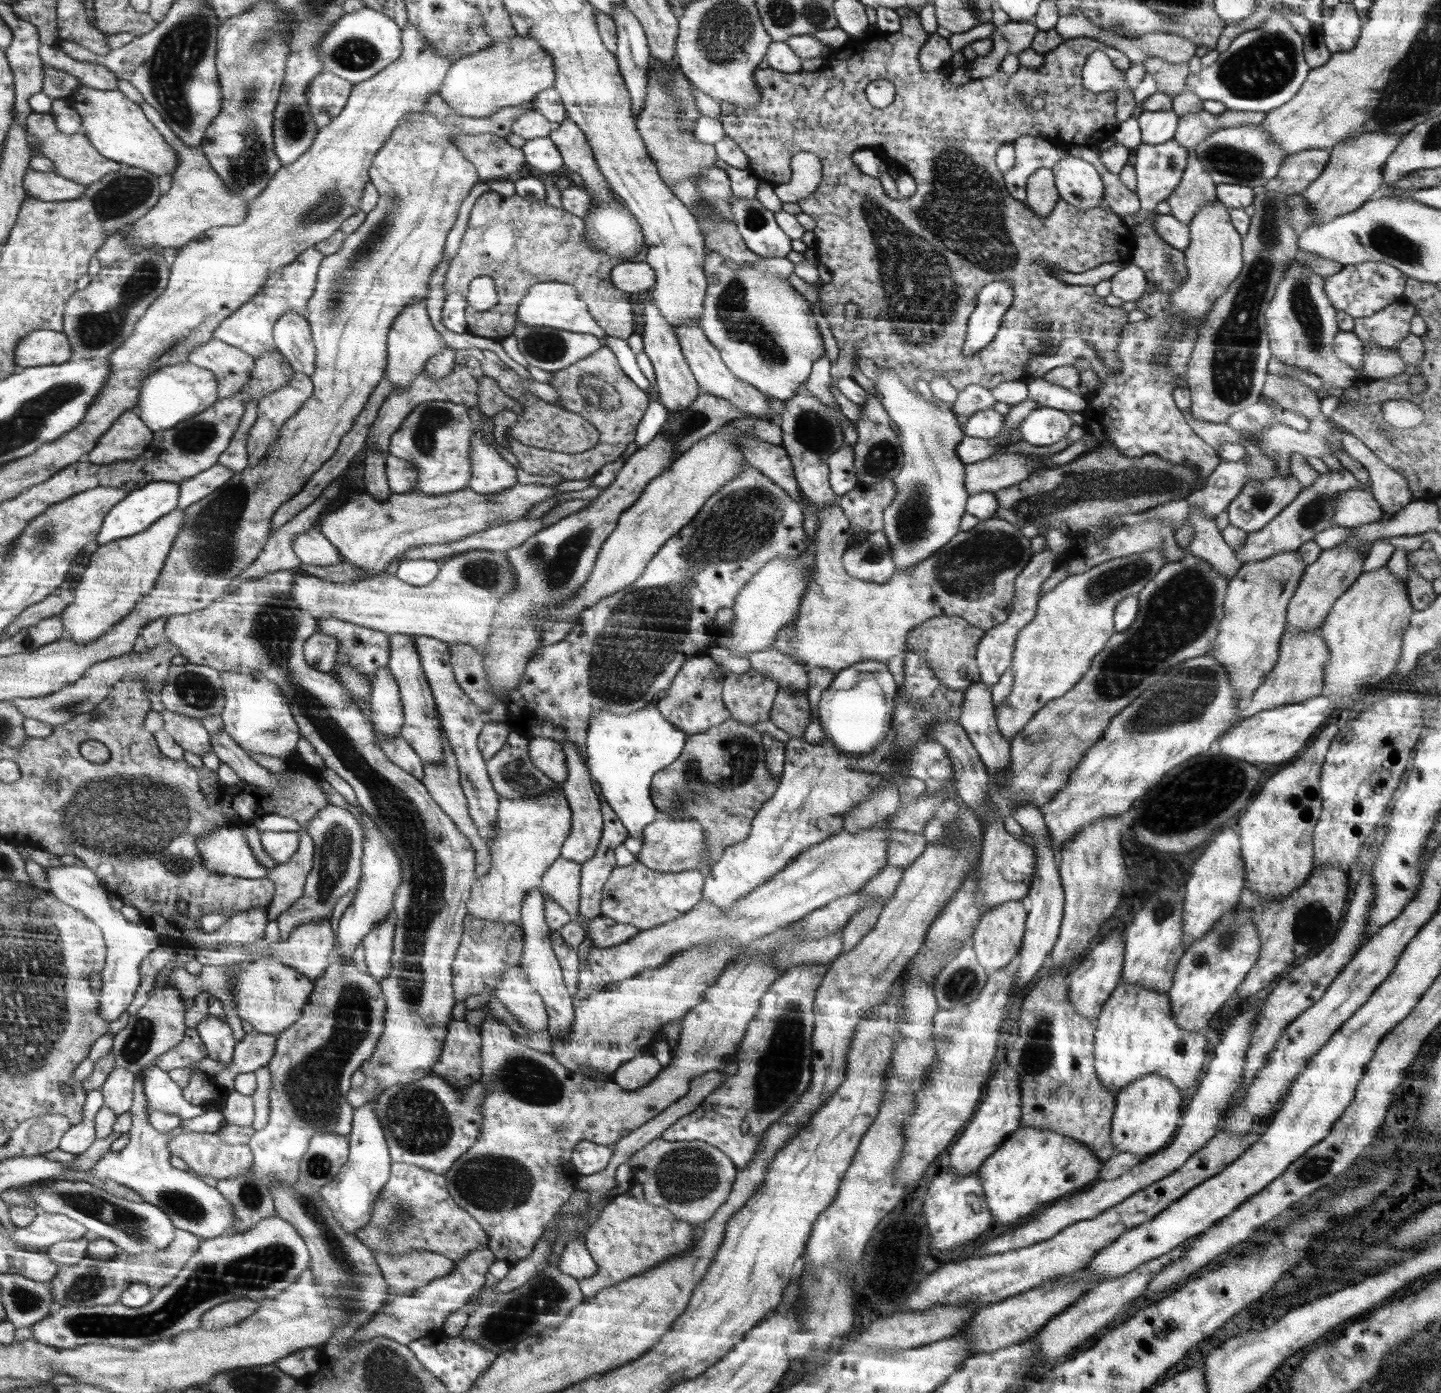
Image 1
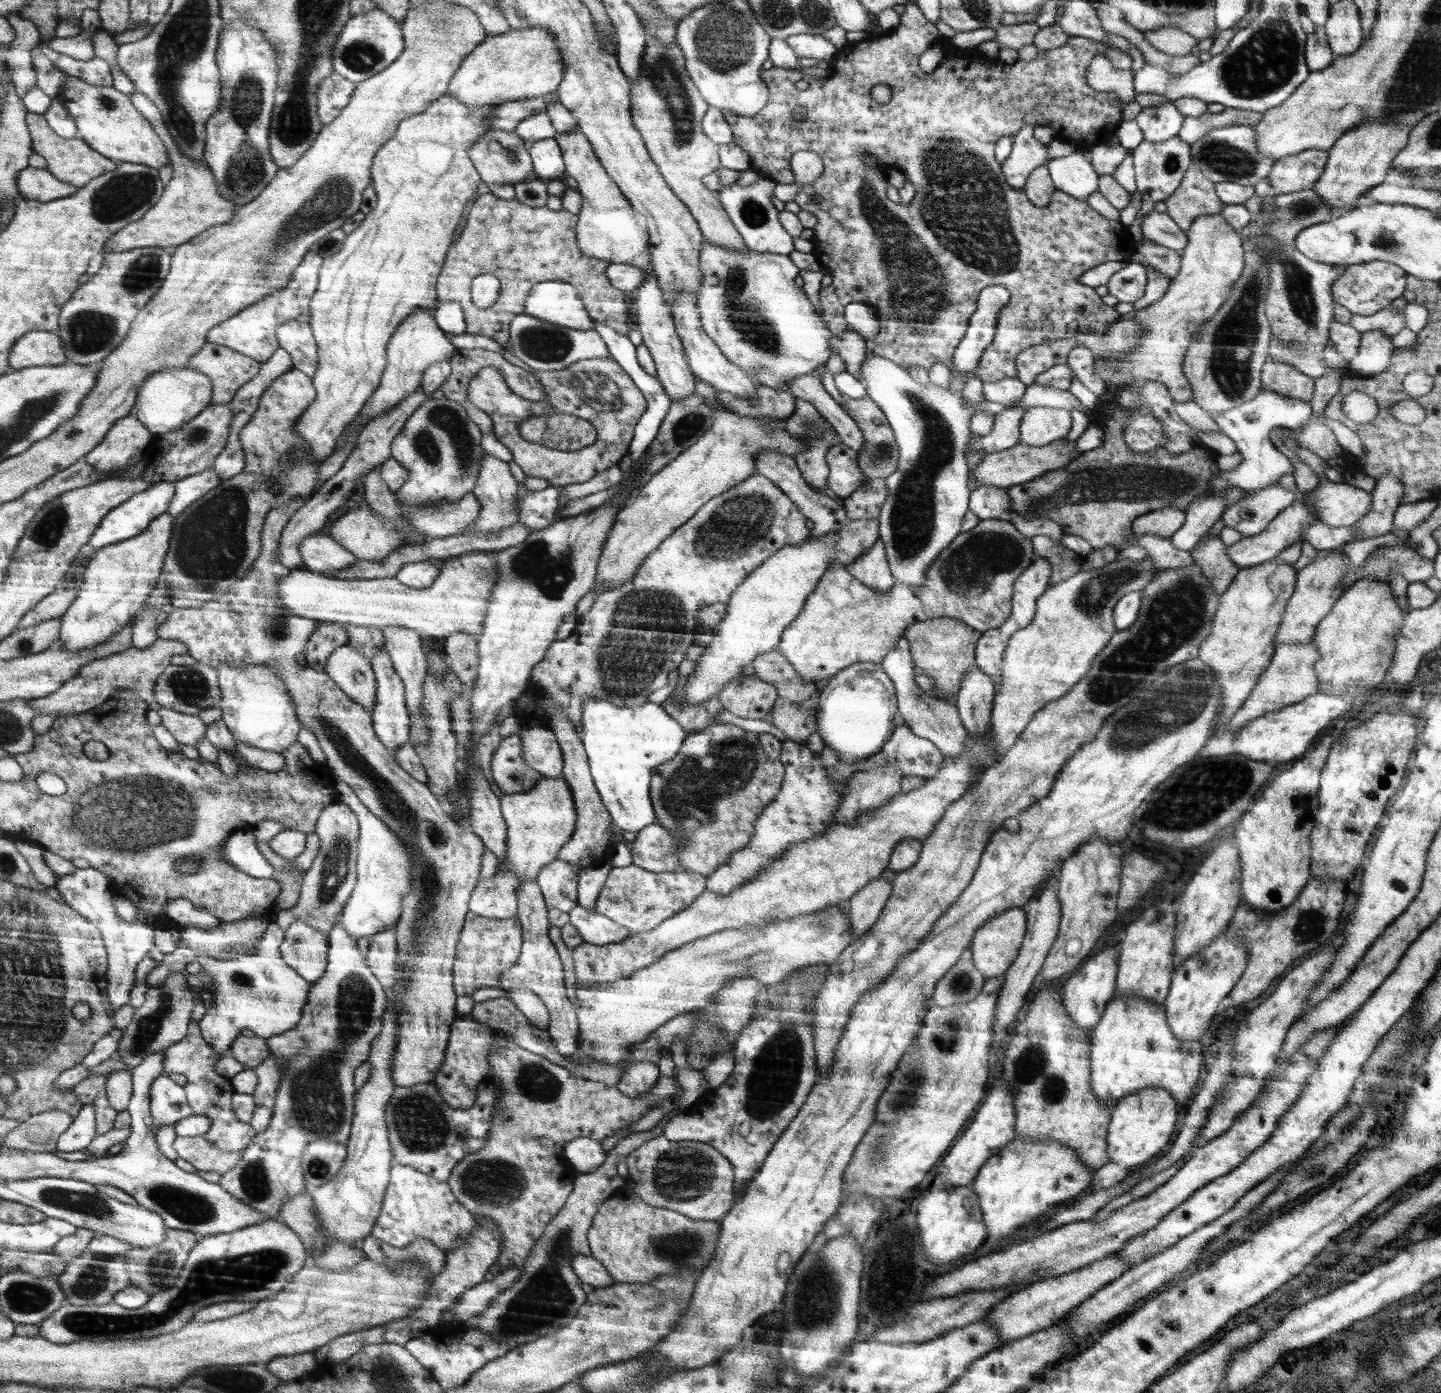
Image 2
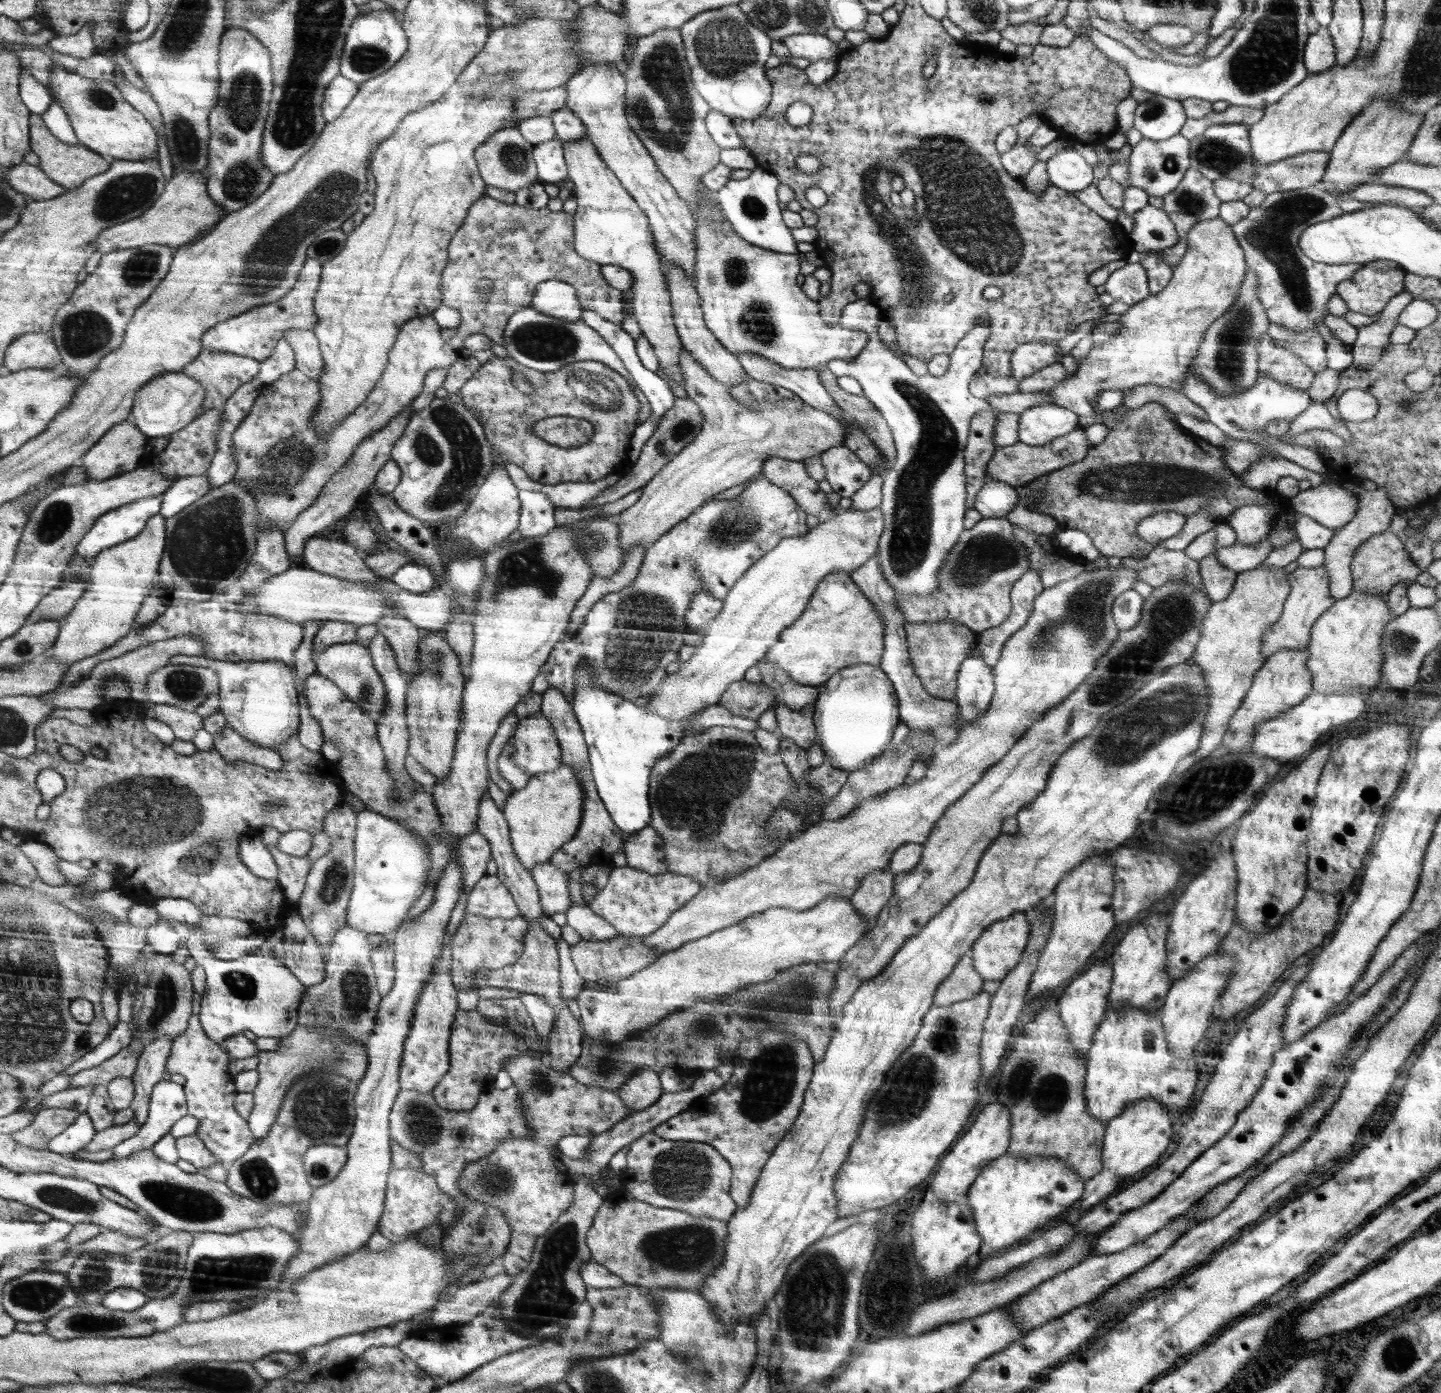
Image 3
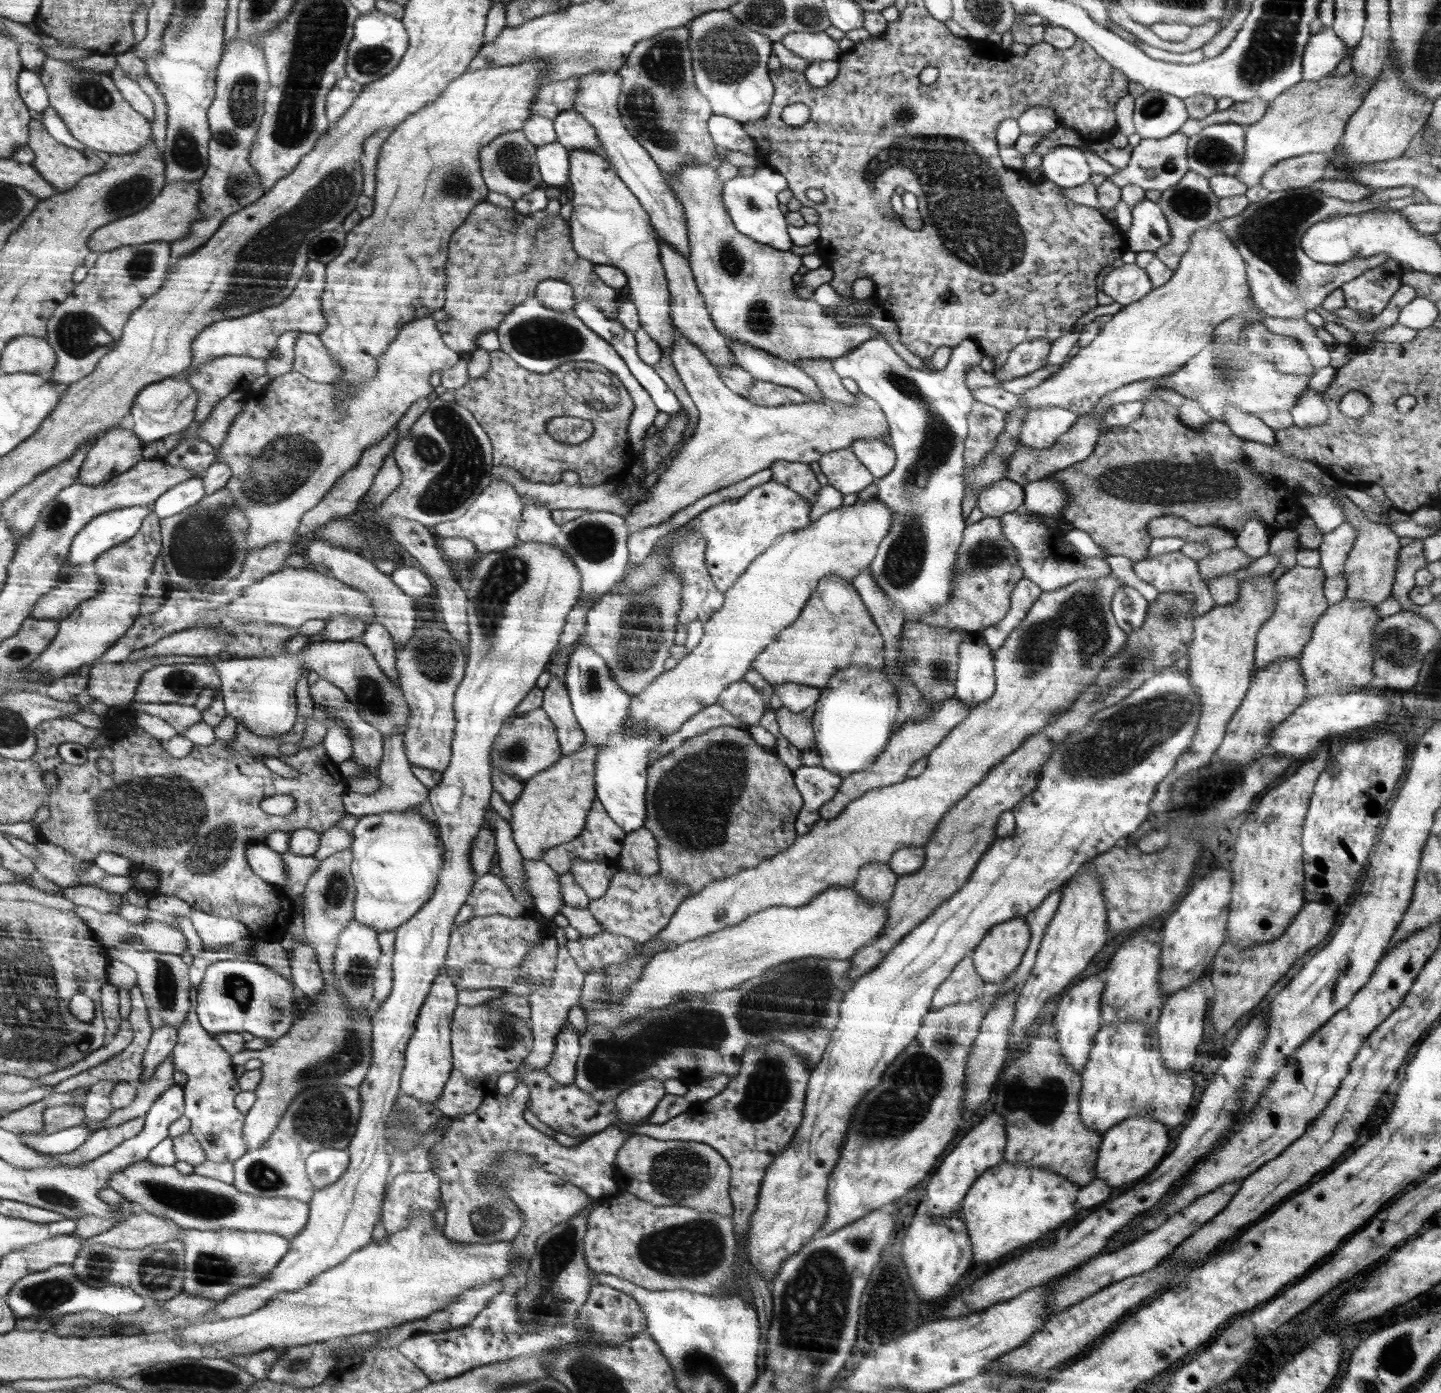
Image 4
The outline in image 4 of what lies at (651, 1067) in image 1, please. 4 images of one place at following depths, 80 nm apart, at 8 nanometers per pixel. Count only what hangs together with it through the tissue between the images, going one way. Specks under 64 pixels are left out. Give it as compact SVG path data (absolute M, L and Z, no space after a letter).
M646 1079L628 1087L614 1100L618 1108L618 1123L636 1123L650 1116L665 1094L663 1082L658 1079Z

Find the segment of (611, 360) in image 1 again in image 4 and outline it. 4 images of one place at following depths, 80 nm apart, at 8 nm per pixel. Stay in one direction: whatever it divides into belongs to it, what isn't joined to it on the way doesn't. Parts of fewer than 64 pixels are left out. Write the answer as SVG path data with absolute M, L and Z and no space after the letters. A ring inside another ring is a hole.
M502 350L490 352L490 368L476 380L470 380L454 392L454 402L469 410L482 430L489 436L493 448L493 466L515 468L532 482L558 484L562 474L572 470L579 476L582 486L596 486L608 481L608 478L626 470L634 464L634 450L628 442L628 422L634 410L632 398L622 382L604 368L592 361L578 360L561 364L550 373L536 373L523 368L513 357ZM558 416L580 417L594 425L594 434L580 444L566 444L558 441L546 431L547 423Z

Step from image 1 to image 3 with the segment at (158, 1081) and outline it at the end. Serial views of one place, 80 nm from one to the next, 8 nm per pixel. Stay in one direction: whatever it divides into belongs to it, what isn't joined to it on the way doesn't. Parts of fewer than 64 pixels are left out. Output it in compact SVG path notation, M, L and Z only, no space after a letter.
M162 1079L151 1092L147 1122L140 1130L118 1147L110 1159L123 1159L142 1149L152 1149L172 1125L187 1114L187 1100L183 1085Z

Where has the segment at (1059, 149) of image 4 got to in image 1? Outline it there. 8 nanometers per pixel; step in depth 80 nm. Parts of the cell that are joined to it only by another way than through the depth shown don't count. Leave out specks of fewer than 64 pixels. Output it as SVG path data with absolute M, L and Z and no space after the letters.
M1066 155L1051 169L1059 198L1064 202L1082 210L1101 206L1104 199L1103 182L1092 164Z

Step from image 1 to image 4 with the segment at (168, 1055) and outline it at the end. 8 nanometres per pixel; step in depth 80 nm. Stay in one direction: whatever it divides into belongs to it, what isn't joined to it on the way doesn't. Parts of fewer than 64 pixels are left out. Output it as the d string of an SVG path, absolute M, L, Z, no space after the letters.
M192 1008L186 1020L178 1028L178 1042L171 1052L175 1070L186 1074L183 1084L186 1115L191 1122L189 1132L203 1145L207 1160L226 1162L238 1160L247 1152L247 1141L243 1137L246 1122L235 1106L235 1096L242 1090L239 1077L232 1070L230 1053L200 1024L197 1012Z

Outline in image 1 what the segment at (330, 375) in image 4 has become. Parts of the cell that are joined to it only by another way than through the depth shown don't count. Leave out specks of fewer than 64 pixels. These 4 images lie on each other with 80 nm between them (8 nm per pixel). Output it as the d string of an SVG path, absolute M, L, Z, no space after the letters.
M288 312L274 326L275 348L279 349L295 372L310 377L316 369L316 349L305 317Z

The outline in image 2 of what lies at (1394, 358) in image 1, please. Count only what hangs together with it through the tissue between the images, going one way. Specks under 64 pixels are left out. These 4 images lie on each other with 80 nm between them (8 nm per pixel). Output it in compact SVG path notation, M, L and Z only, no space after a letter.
M1369 330L1361 335L1361 348L1349 362L1348 370L1366 377L1380 374L1392 365L1394 351L1390 336L1383 330Z

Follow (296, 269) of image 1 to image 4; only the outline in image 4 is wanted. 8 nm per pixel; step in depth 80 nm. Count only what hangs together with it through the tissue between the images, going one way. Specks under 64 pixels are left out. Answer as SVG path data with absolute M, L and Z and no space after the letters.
M322 261L309 262L298 286L286 302L272 308L264 308L254 315L226 319L207 326L195 338L191 366L187 371L180 372L179 377L188 381L188 376L192 376L192 372L196 372L202 363L226 355L251 356L265 361L278 348L278 338L286 331L318 334L327 325L322 315L321 302L326 276L326 266Z

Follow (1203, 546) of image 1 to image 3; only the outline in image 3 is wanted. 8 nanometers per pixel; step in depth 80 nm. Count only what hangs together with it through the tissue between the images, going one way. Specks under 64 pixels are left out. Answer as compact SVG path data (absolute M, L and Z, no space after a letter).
M1212 552L1199 560L1199 575L1212 602L1219 603L1233 589L1237 572L1221 565Z

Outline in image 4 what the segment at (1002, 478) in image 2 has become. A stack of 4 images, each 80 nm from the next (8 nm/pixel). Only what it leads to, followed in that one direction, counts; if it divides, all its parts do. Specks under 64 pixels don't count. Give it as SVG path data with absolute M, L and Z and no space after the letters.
M1093 410L1088 414L1081 414L1077 421L1060 438L1053 442L1052 446L1042 450L1018 445L1009 456L1005 478L1025 486L1030 482L1049 477L1058 471L1063 471L1068 466L1079 463L1081 460L1086 460L1092 454L1100 438L1099 426L1100 423L1103 423L1103 418L1104 416L1093 416Z

